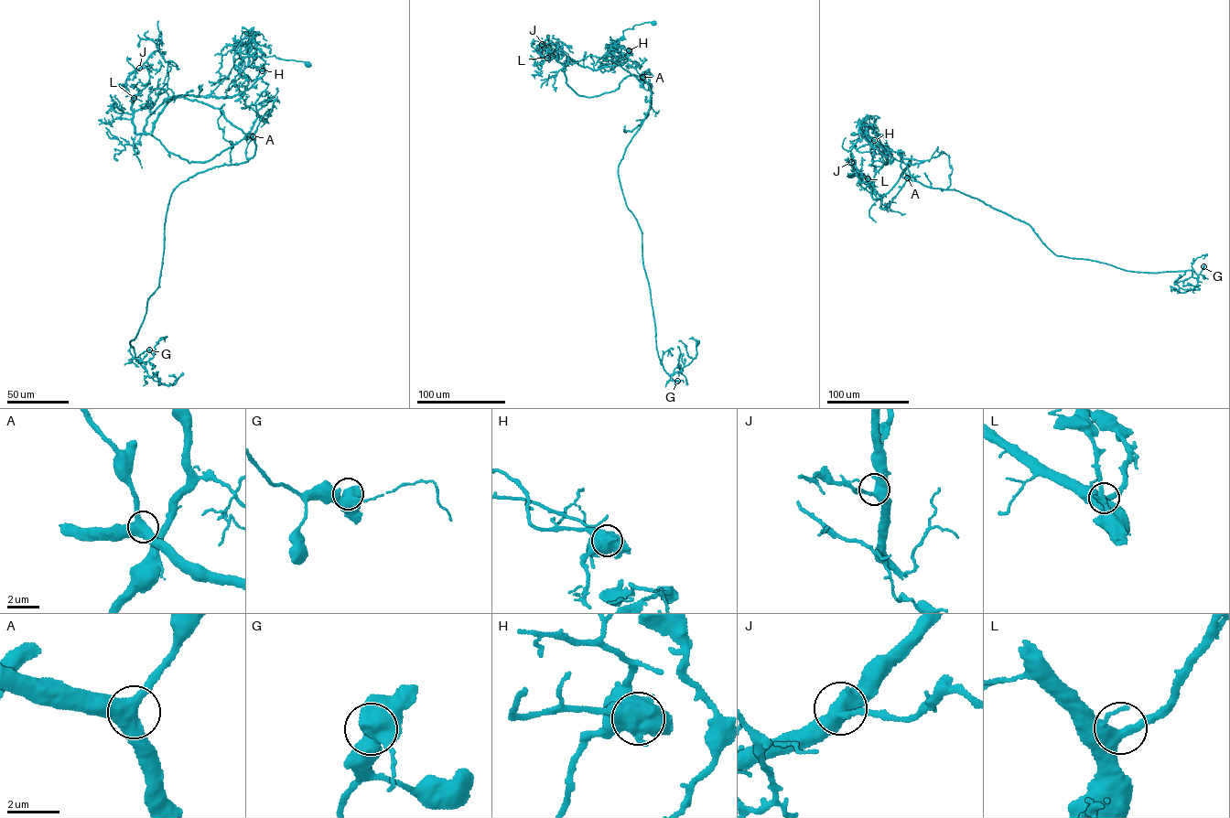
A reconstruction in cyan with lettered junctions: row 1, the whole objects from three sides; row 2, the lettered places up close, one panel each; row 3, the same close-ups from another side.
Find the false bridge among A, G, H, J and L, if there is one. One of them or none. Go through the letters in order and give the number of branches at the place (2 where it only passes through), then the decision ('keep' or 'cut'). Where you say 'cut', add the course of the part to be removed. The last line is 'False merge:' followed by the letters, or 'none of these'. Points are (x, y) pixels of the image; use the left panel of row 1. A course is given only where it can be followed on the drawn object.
A: 3 | keep
G: 3 | keep
H: 3 | cut | (262, 70), (248, 56), (264, 54), (255, 44), (238, 43), (232, 48), (240, 58), (228, 79), (210, 85)
J: 3 | keep
L: 3 | keep
False merge: H

